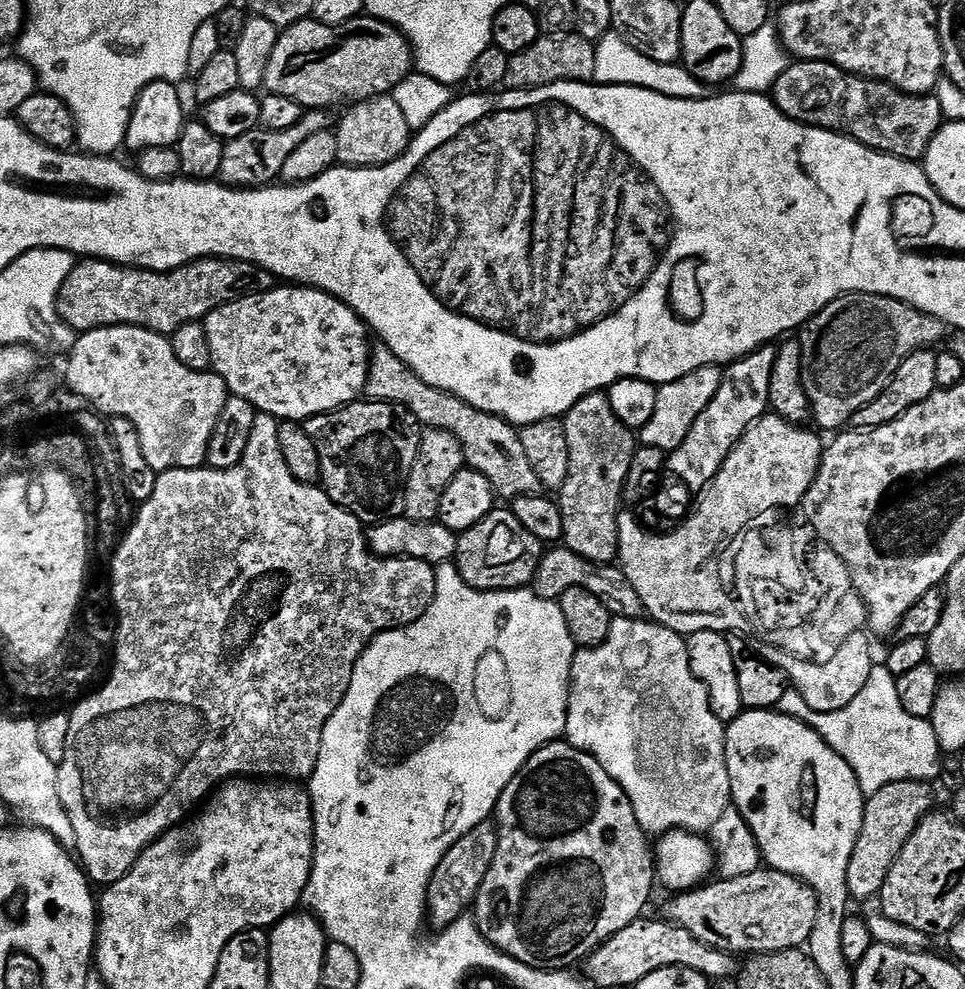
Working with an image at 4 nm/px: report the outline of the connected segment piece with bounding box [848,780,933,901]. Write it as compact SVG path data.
M903 780L887 784L882 790L867 797L864 805L864 825L853 857L850 858L848 870L848 894L853 901L868 900L871 896L872 899L879 897L882 886L896 861L896 852L888 849L884 844L901 839L899 826L892 824L892 812L897 811L896 820L900 824L908 823L908 826L919 824L933 807L932 792L928 788L931 787L919 780Z

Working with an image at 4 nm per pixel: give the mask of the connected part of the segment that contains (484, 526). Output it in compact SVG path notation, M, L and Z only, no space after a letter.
M493 510L482 522L456 537L454 563L460 576L480 592L524 590L531 585L546 548L538 538L521 531L516 515L511 510Z

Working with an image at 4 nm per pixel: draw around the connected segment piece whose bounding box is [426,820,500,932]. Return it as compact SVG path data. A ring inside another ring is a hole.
M490 820L484 821L463 835L447 852L446 858L439 863L428 887L426 909L429 925L432 924L437 931L444 931L455 921L463 919L466 906L469 907L475 901L488 876L490 866L493 865L499 836L499 829L495 823Z

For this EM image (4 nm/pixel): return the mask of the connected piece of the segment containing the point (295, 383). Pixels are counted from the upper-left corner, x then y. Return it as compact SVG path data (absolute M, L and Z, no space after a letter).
M274 286L268 292L257 291L216 308L204 317L202 325L216 375L224 379L231 395L246 398L257 413L274 416L281 422L303 422L317 415L316 400L324 400L323 411L335 412L353 403L359 397L356 395L367 389L370 329L349 304L321 288Z

